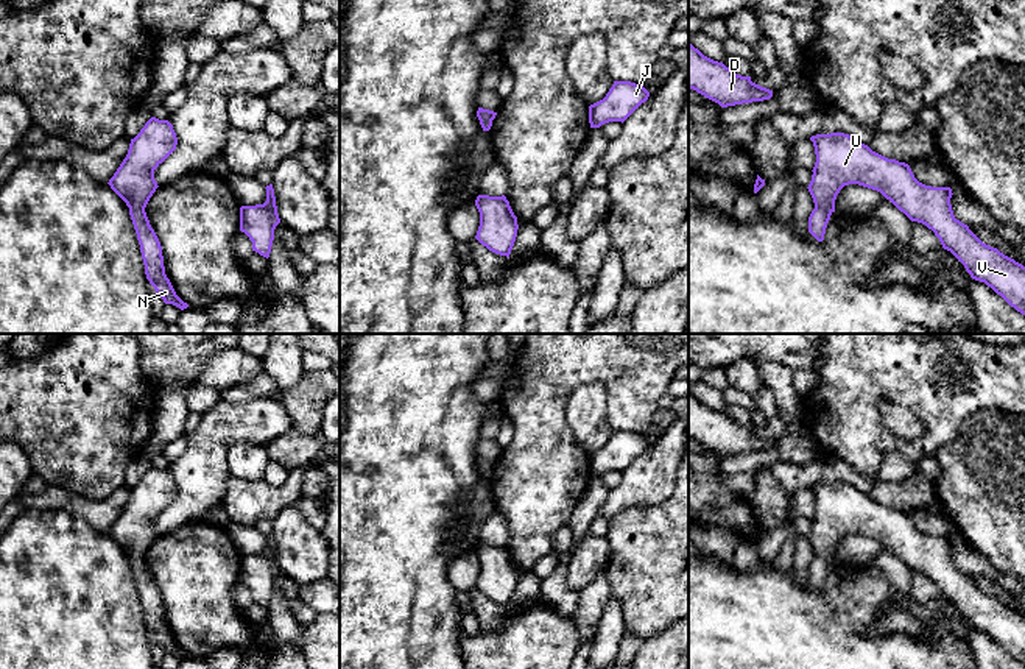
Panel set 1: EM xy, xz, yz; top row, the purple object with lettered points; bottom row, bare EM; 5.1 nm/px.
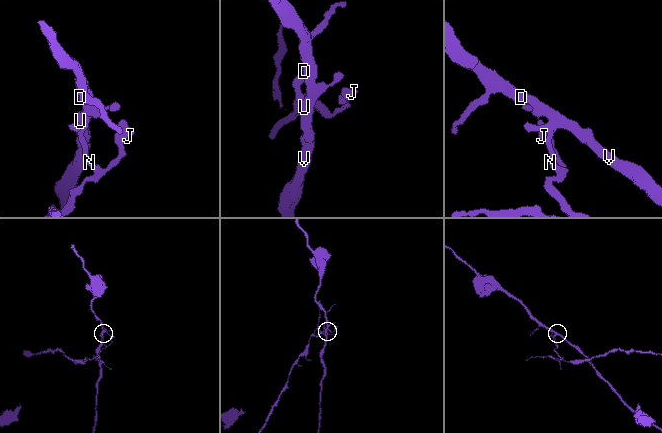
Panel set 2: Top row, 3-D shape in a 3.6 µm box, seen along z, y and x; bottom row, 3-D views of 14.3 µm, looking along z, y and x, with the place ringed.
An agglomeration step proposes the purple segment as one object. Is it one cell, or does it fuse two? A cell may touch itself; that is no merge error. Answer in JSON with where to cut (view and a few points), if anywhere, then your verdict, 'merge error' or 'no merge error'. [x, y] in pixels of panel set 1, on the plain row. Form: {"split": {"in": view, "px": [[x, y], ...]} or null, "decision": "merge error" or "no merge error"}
{"split": {"in": "yz", "px": [[815, 554], [831, 563]]}, "decision": "merge error"}

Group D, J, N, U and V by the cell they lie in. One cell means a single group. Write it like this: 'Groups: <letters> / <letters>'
Groups: D U V / J N

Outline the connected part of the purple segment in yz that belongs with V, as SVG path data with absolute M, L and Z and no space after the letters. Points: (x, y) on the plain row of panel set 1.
M816 483L810 490L816 511L807 538L816 557L835 561L837 544L849 533L880 541L911 571L932 579L972 628L984 632L1025 664L1025 616L983 593L955 568L950 536L919 532L908 513L888 508L849 483Z

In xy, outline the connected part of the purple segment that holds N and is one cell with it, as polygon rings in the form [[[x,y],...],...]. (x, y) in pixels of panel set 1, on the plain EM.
[[[129,558],[129,565],[140,594],[146,628],[165,653],[173,653],[181,660],[187,658],[188,653],[176,644],[170,628],[165,624],[162,596],[150,574],[145,558]]]

